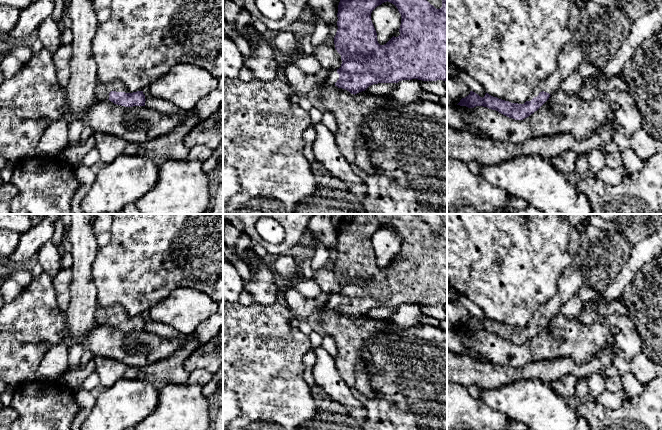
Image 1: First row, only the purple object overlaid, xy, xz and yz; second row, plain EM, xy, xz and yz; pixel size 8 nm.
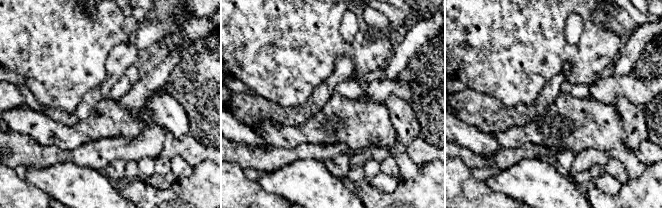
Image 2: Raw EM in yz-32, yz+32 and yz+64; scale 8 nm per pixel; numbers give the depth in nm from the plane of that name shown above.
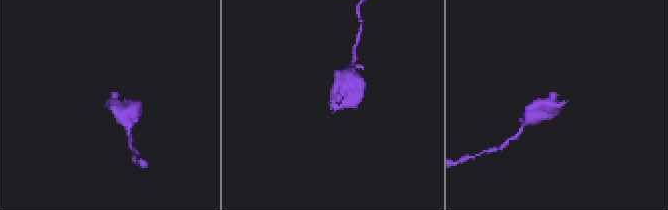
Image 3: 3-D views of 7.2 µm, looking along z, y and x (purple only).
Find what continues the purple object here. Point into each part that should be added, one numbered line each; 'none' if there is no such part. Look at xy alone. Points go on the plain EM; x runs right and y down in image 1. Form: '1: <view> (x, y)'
1: xy (102, 314)

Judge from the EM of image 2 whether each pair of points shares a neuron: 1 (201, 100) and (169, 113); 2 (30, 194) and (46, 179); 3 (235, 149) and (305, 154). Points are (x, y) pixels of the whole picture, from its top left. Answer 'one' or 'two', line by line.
1: two
2: two
3: one

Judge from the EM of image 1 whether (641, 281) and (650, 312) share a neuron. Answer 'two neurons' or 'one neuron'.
one neuron

